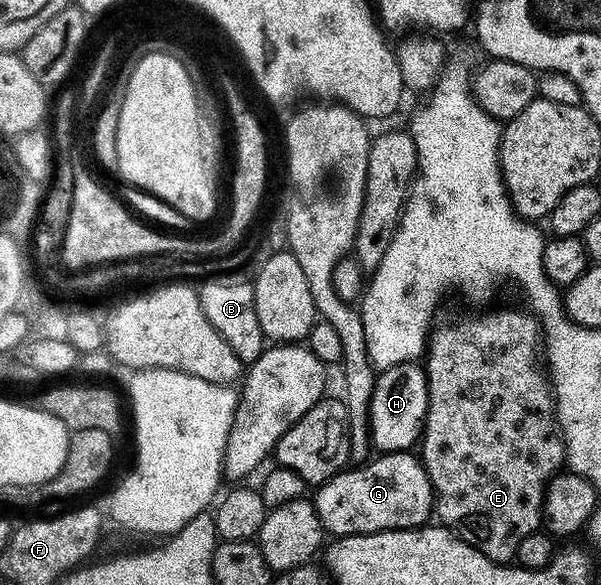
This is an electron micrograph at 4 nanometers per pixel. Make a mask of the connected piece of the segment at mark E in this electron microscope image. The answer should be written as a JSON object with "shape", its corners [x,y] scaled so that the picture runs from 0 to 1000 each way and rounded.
{"shape":[[[825,526],[820,533],[799,533],[794,540],[735,542],[734,538],[729,547],[734,561],[725,557],[717,562],[710,579],[709,614],[702,622],[714,656],[714,694],[702,750],[696,759],[696,768],[699,766],[696,779],[715,817],[724,887],[732,887],[727,891],[737,901],[767,923],[779,925],[824,964],[842,966],[850,966],[857,959],[862,926],[869,926],[869,920],[889,913],[900,901],[905,836],[912,822],[942,793],[938,749],[925,721],[925,685],[905,617],[905,571],[899,549],[885,538],[884,532],[867,526]]]}

